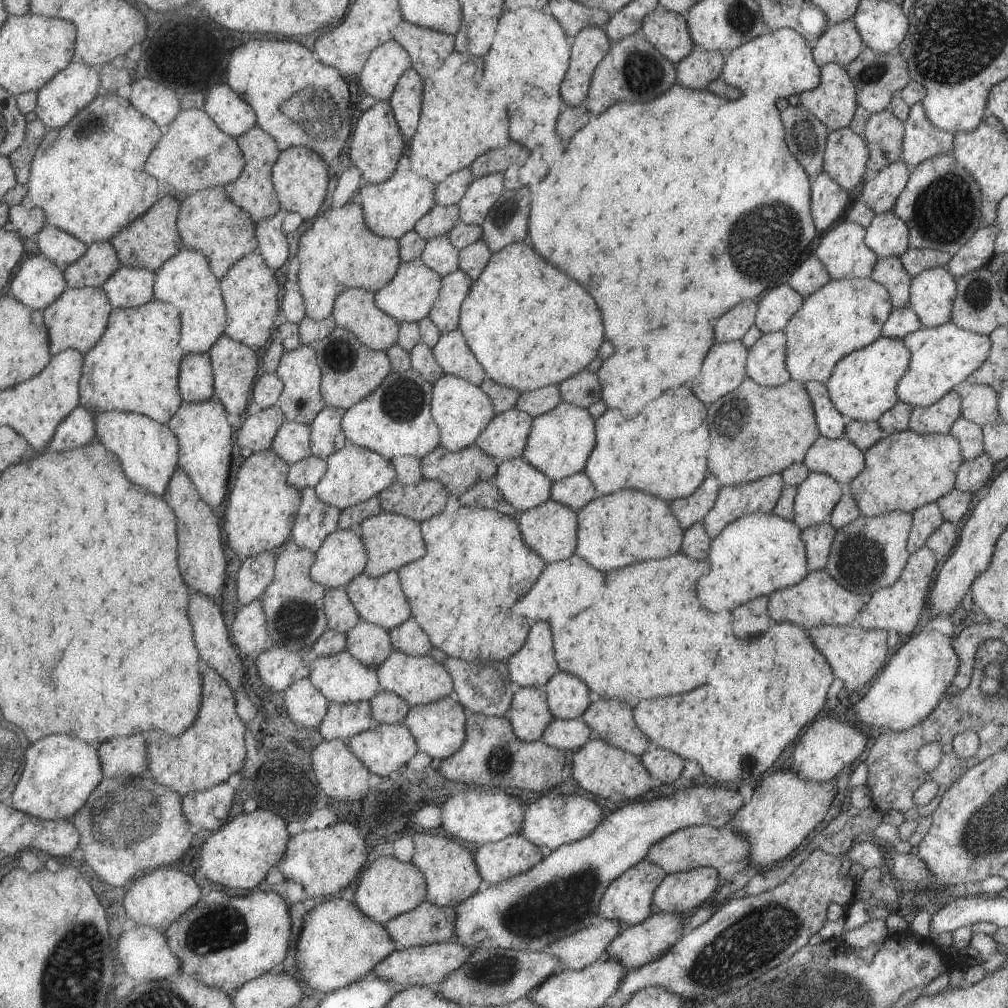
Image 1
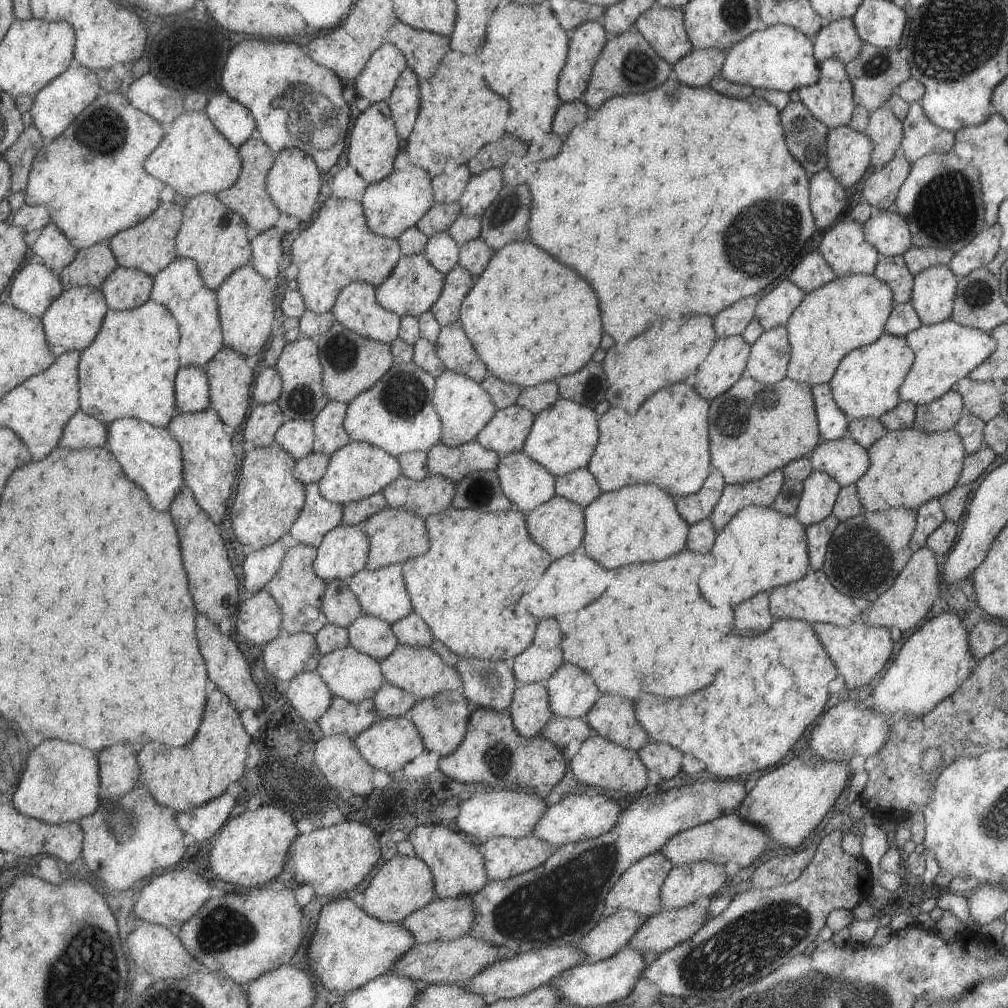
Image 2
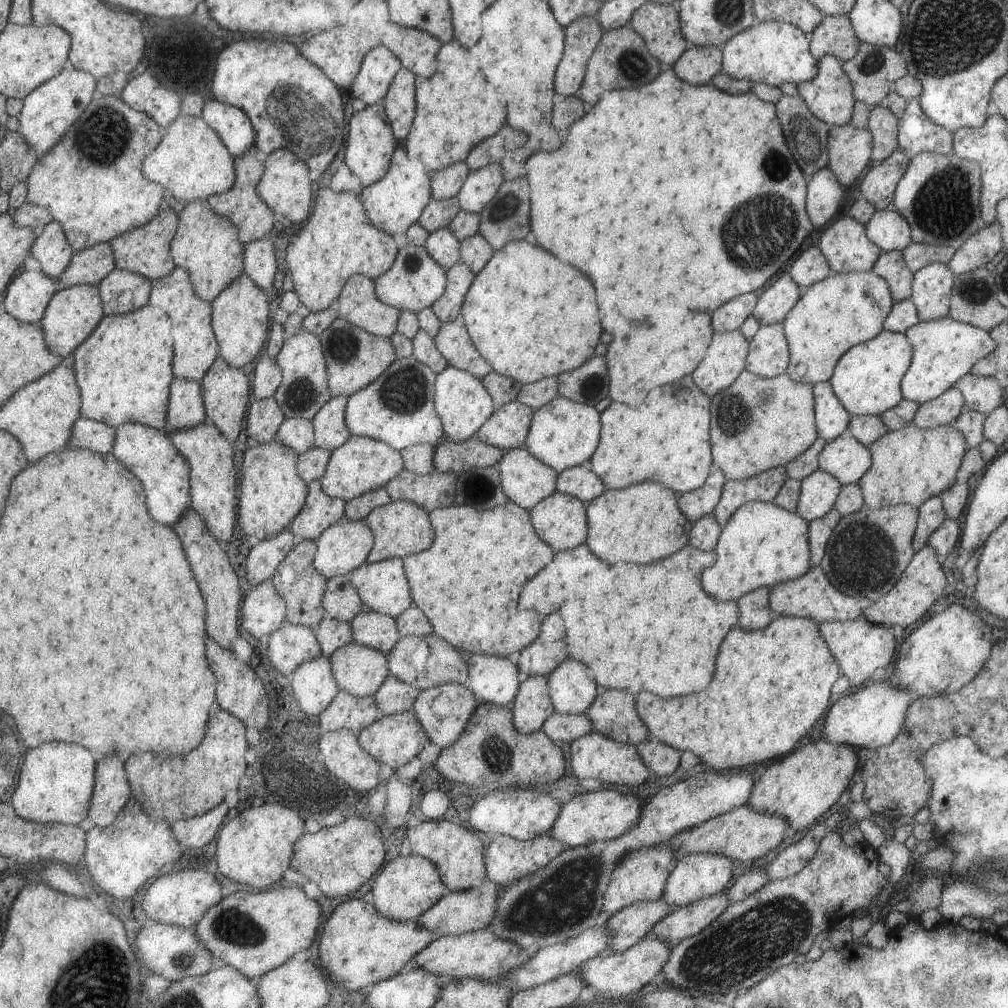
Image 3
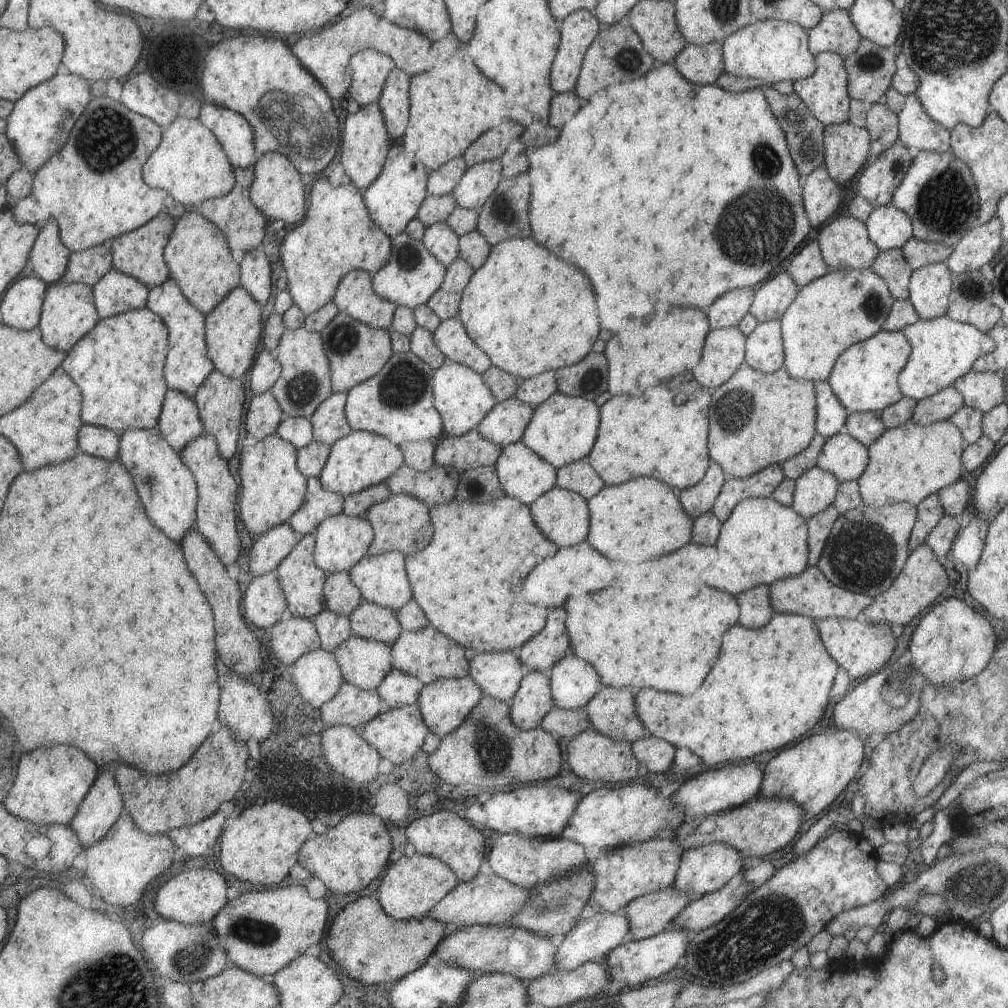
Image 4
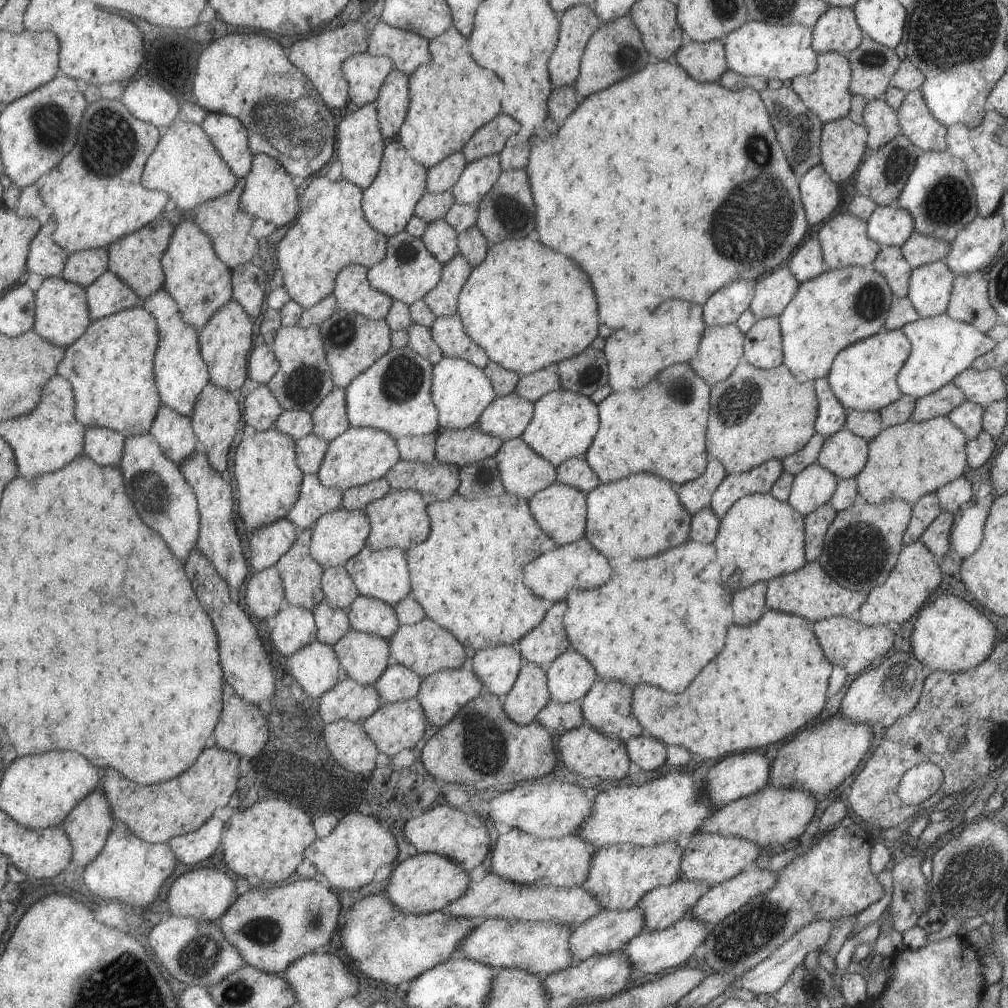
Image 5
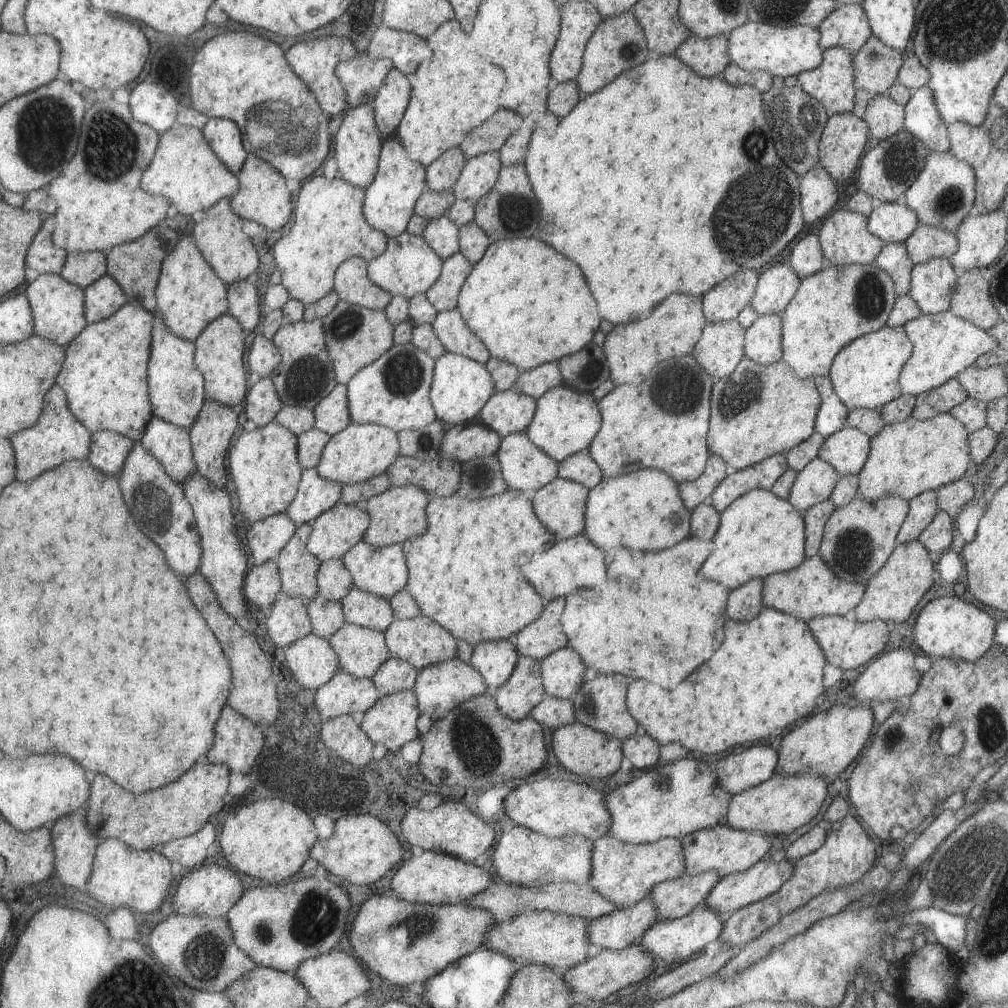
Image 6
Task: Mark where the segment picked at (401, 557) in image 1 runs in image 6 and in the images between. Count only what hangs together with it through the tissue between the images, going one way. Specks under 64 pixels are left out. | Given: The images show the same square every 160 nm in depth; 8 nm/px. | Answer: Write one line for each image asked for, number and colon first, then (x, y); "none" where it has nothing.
2: (395, 535)
3: (400, 528)
4: (401, 523)
5: (399, 519)
6: (397, 514)

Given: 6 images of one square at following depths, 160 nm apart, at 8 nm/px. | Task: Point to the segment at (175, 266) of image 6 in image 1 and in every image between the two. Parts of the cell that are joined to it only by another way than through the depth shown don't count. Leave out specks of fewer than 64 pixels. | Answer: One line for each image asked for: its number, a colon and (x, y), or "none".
1: (210, 221)
2: (215, 237)
3: (208, 244)
4: (199, 255)
5: (202, 284)

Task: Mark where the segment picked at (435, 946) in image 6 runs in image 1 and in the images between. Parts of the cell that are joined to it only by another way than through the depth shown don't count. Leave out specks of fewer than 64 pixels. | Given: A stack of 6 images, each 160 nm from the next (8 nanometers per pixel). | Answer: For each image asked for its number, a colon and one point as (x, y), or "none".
1: (337, 945)
2: (348, 948)
3: (358, 946)
4: (370, 947)
5: (389, 946)

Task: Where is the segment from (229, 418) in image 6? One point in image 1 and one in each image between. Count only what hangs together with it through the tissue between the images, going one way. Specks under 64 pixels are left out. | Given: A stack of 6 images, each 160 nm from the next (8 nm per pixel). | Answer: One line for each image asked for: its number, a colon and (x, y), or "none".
1: (234, 363)
2: (230, 378)
3: (226, 391)
4: (220, 398)
5: (216, 417)

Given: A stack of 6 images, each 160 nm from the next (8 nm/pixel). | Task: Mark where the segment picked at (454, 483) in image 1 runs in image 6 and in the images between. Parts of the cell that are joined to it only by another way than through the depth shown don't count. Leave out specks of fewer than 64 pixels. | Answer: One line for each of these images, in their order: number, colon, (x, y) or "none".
2: (454, 462)
3: (471, 453)
4: (470, 450)
5: (458, 447)
6: (463, 442)

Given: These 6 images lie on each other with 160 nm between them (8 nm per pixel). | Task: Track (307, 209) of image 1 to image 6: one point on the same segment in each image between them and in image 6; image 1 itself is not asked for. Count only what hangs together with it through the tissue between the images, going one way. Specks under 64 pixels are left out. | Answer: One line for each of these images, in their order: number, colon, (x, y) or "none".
2: (293, 183)
3: (285, 187)
4: (277, 192)
5: (268, 193)
6: (263, 198)

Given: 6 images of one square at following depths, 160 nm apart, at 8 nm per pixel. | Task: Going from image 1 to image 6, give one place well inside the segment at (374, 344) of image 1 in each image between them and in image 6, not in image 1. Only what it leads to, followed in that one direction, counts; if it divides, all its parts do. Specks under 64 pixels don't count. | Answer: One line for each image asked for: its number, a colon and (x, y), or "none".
2: (355, 307)
3: (356, 303)
4: (354, 295)
5: (353, 293)
6: (351, 283)

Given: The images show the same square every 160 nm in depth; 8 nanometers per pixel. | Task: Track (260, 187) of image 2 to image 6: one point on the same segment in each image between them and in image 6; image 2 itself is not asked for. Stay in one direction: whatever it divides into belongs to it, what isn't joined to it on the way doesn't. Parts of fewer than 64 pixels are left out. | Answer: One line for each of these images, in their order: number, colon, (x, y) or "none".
3: (242, 204)
4: (243, 223)
5: (222, 218)
6: (219, 235)

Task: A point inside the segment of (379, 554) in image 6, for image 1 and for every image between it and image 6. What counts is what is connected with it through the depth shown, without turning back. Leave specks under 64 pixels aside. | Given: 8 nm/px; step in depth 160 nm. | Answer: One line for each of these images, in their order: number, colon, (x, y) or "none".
1: (379, 600)
2: (381, 593)
3: (382, 587)
4: (382, 580)
5: (383, 574)

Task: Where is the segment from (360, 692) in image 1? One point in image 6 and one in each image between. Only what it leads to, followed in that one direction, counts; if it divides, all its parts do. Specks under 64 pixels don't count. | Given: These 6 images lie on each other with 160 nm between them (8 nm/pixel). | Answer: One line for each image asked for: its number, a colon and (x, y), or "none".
2: (350, 675)
3: (358, 670)
4: (363, 663)
5: (363, 657)
6: (360, 651)

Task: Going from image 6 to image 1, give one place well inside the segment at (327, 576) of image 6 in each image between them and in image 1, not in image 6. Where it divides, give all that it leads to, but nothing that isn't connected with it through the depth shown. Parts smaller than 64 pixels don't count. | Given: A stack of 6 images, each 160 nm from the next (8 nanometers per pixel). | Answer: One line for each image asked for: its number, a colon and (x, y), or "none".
1: (340, 614)
2: (339, 605)
3: (340, 601)
4: (341, 597)
5: (339, 591)

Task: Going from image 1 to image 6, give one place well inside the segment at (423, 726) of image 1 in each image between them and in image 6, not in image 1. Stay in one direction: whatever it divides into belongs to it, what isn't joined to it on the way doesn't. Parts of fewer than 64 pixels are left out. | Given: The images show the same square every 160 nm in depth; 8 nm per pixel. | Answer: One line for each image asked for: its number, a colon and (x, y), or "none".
2: (441, 720)
3: (443, 711)
4: (444, 703)
5: (441, 695)
6: (440, 687)

